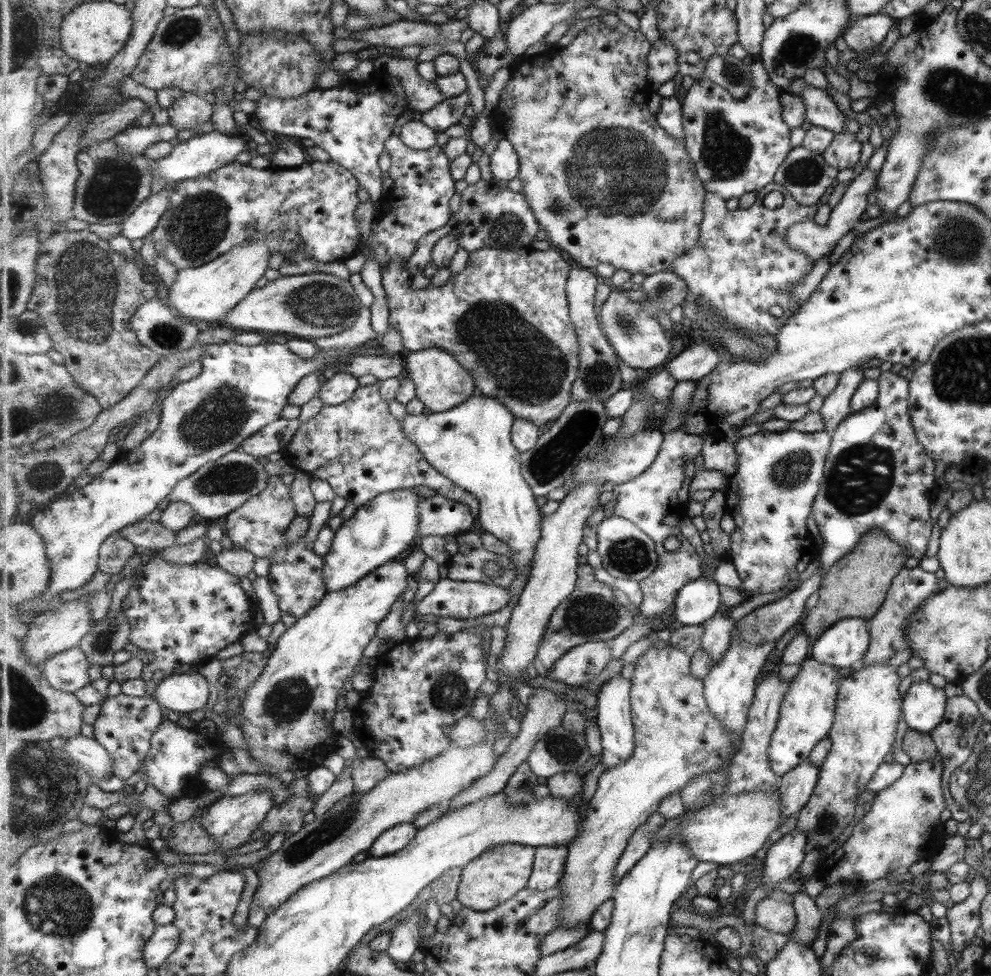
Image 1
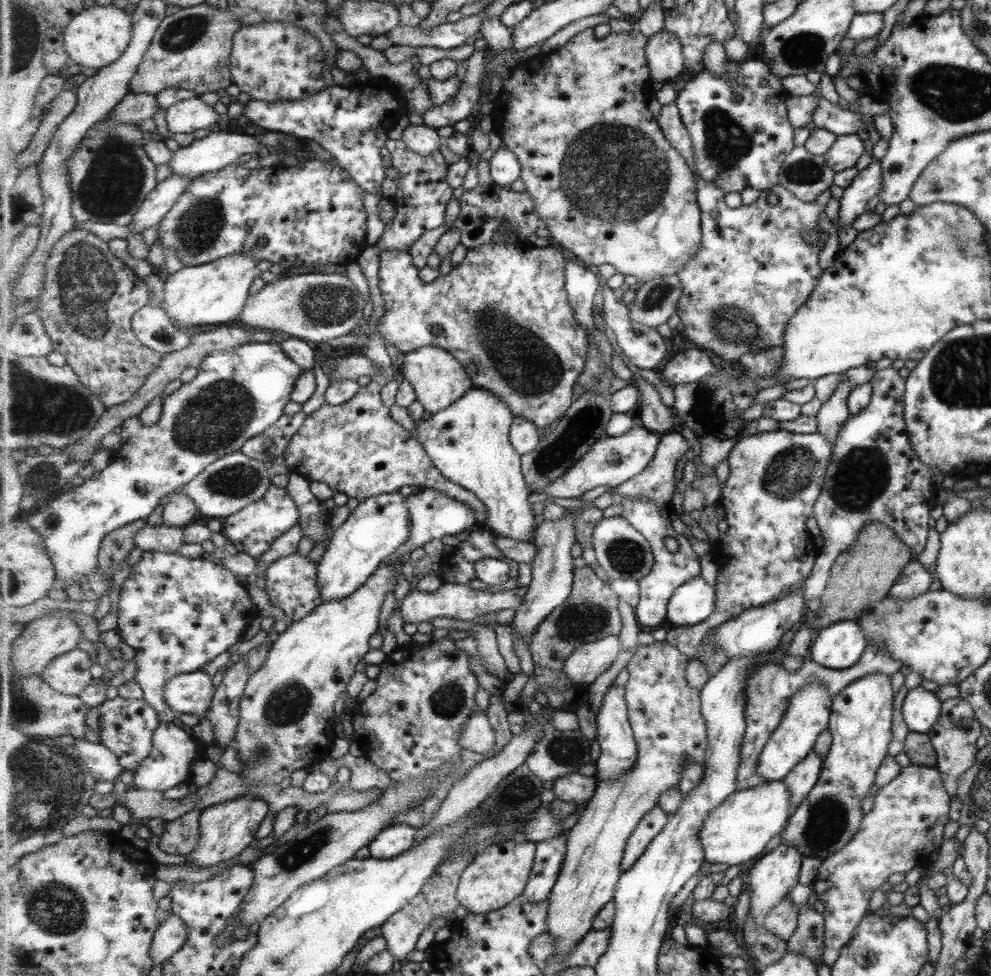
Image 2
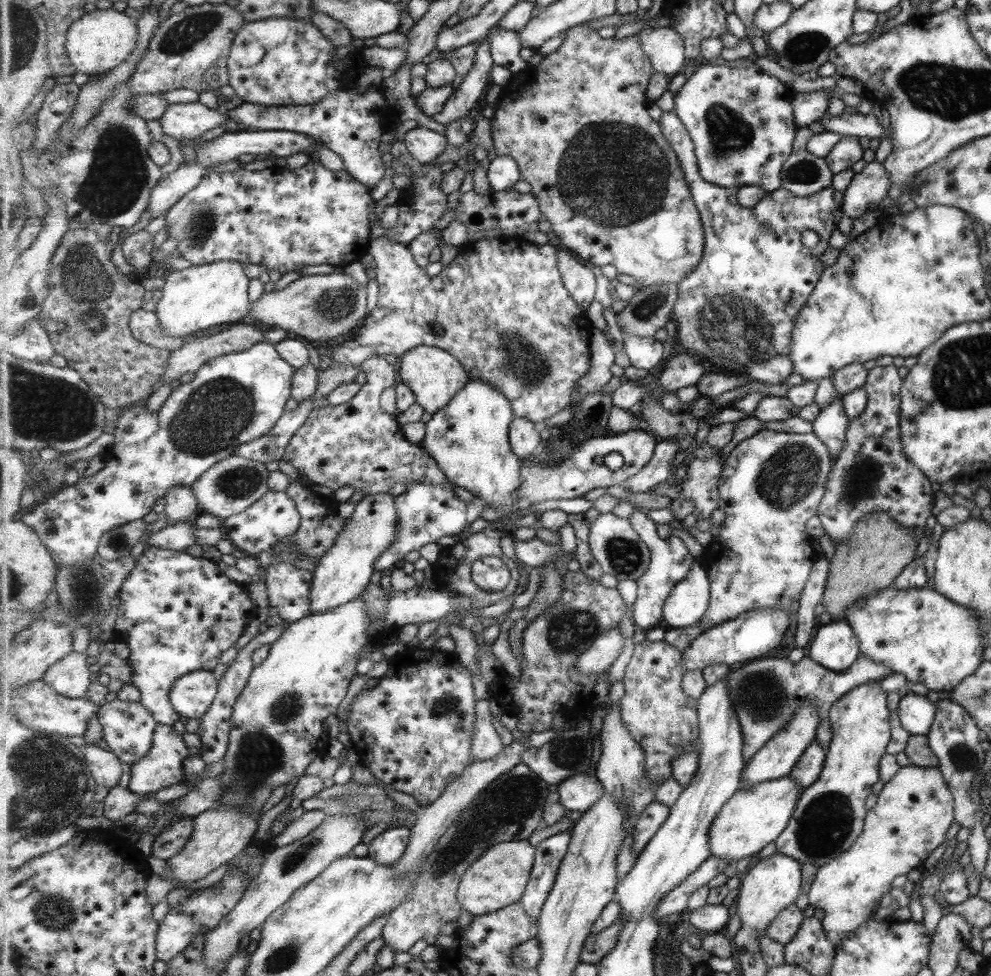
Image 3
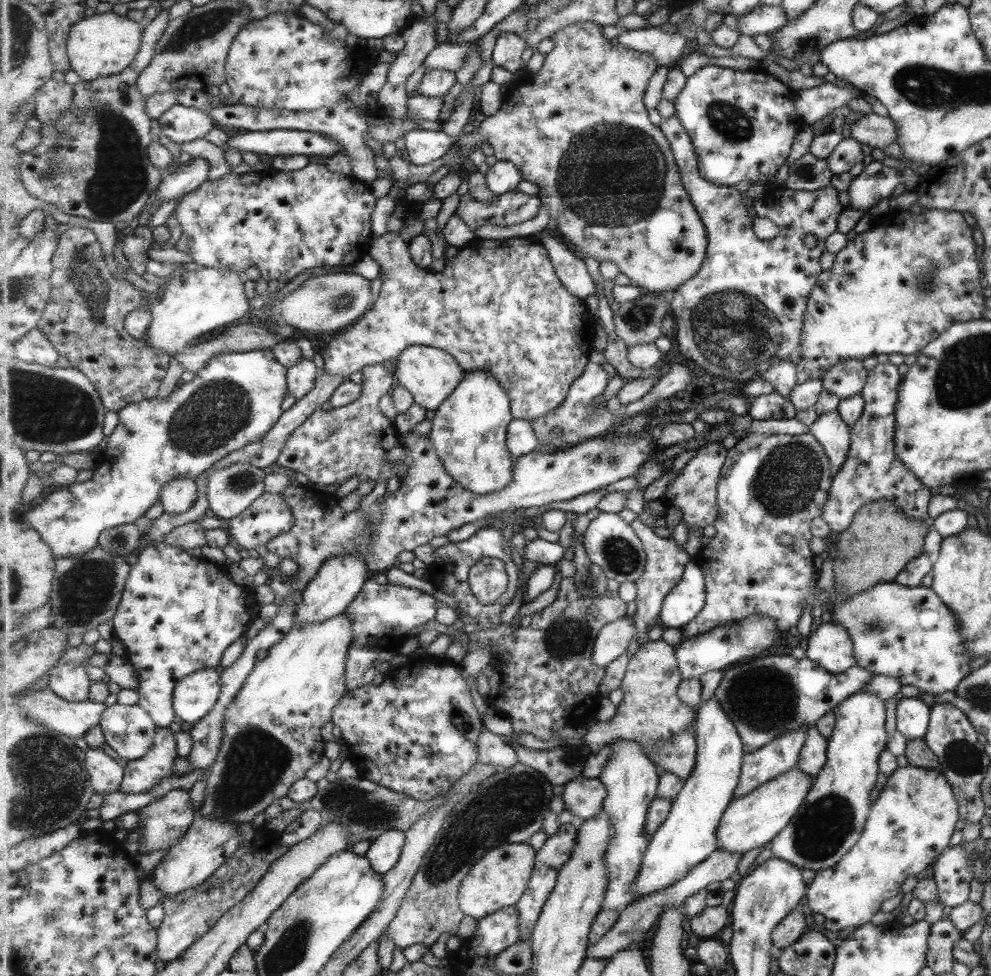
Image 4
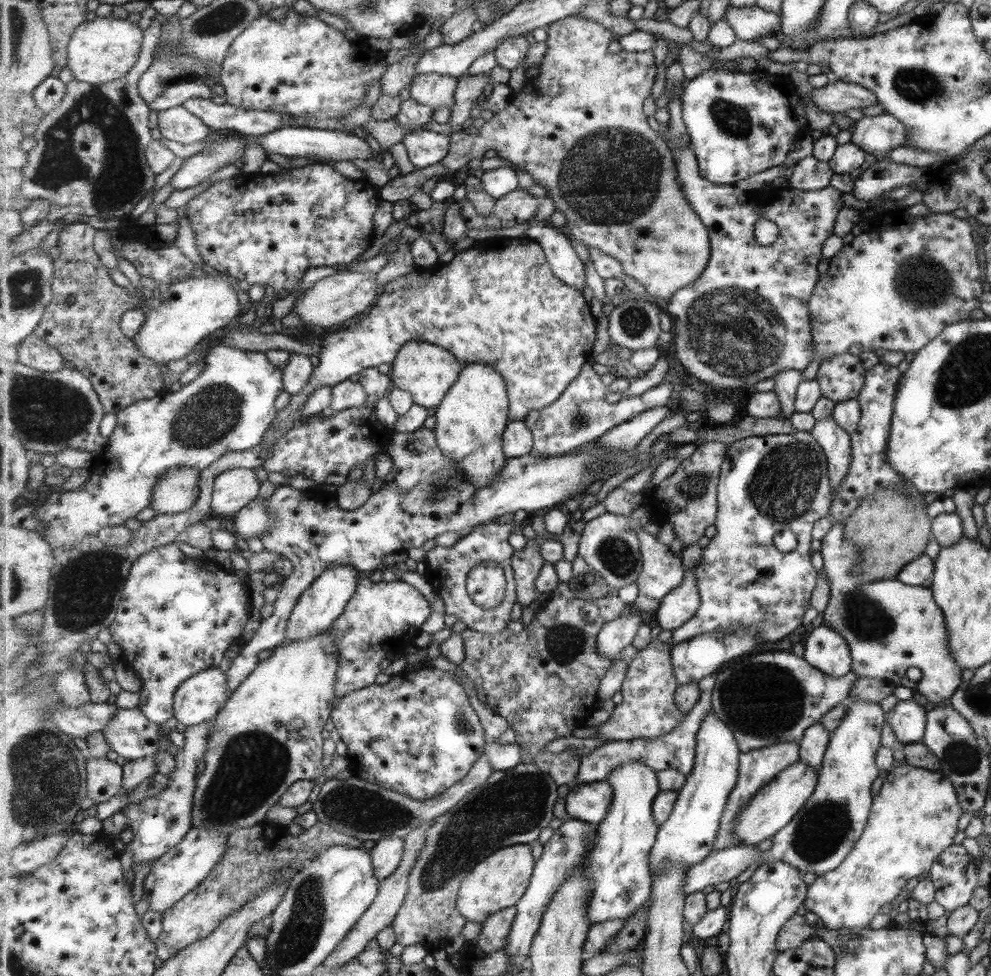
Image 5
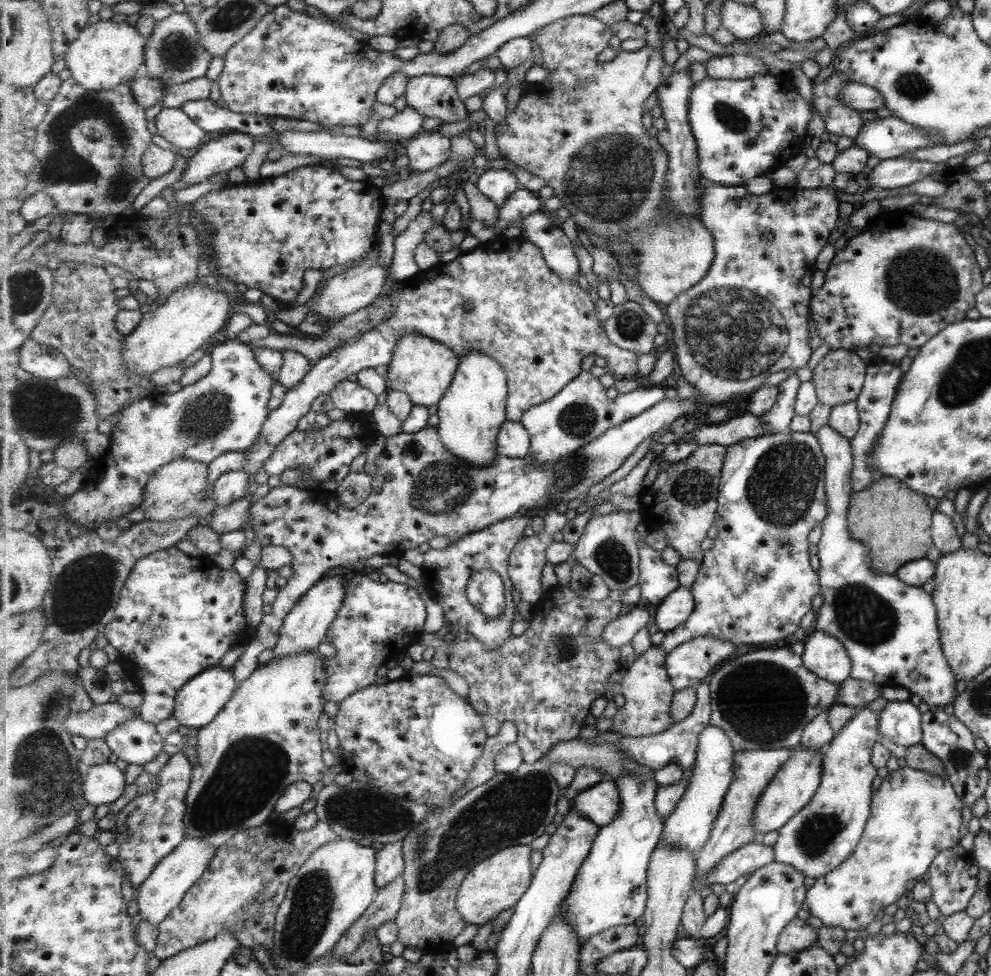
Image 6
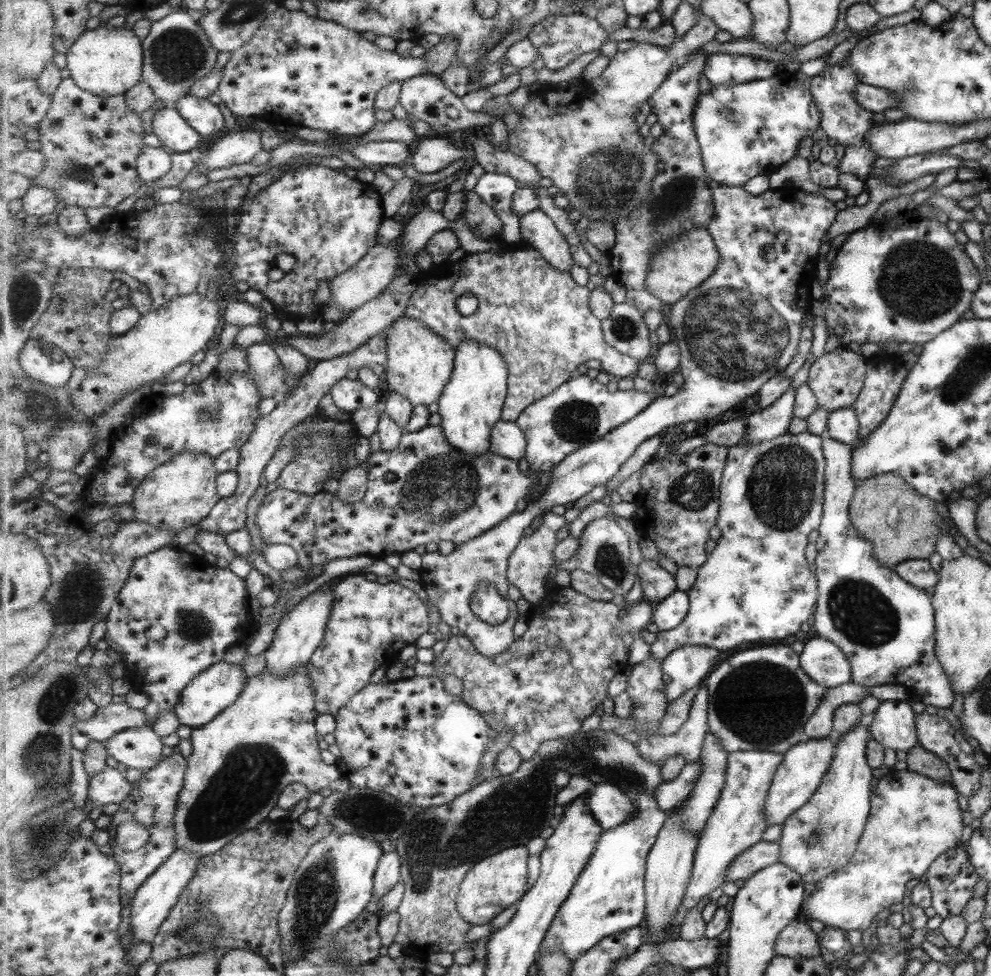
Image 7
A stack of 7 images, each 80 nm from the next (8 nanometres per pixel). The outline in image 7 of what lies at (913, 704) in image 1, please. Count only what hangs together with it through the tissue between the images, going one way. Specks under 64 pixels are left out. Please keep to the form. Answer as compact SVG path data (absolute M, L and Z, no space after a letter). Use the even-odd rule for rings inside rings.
M880 701L869 724L870 737L887 750L907 752L919 742L909 703Z

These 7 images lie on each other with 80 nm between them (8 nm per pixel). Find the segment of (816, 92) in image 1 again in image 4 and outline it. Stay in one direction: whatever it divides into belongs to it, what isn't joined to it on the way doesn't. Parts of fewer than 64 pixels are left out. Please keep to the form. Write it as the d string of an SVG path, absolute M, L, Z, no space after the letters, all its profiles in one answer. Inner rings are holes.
M875 113L866 115L851 121L848 128L851 139L857 143L866 144L871 149L883 149L895 143L895 126L888 116L879 116Z

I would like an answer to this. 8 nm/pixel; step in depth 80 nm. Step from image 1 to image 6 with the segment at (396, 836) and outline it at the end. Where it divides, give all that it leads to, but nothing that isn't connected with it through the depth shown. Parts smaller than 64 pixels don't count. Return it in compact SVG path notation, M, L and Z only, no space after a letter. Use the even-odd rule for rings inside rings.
M402 841L384 845L377 853L377 860L376 885L380 891L381 888L385 888L404 874L406 862Z

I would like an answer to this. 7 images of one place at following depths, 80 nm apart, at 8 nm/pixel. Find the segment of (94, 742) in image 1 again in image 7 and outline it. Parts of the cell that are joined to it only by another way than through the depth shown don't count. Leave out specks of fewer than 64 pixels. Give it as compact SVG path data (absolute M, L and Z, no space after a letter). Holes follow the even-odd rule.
M107 766L101 774L91 778L89 798L94 805L121 804L132 794L134 785L116 770Z

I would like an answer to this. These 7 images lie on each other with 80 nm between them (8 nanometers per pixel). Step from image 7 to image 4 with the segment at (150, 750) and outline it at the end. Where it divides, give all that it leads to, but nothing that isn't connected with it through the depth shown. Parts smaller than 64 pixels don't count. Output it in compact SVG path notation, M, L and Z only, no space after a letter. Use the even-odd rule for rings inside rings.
M116 702L108 707L101 719L100 726L106 736L106 744L114 749L121 761L131 762L144 758L154 747L158 724L149 716L149 713L141 708L141 705L123 706Z

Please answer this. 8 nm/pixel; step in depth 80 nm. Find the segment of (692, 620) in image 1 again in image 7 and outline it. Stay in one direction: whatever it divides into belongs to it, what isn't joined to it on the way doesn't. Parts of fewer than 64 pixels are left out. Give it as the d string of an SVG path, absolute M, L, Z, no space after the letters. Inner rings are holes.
M677 590L655 605L653 623L660 631L677 629L687 618L689 610L689 593Z

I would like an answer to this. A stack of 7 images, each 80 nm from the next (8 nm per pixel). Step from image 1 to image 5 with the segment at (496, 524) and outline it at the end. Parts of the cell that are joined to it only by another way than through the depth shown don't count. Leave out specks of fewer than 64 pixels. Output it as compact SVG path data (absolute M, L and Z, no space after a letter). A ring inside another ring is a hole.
M473 361L464 365L457 382L444 396L442 403L436 408L437 426L434 428L441 450L454 460L457 472L463 472L467 480L471 480L475 486L485 488L497 482L504 469L506 456L504 453L504 432L510 423L510 398L508 384L504 376L492 365L485 361Z

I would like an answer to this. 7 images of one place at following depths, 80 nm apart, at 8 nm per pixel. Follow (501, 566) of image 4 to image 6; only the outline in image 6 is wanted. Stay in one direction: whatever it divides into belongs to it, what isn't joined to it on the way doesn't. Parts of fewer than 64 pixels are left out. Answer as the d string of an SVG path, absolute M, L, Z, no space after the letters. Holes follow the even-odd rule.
M494 570L476 572L467 587L468 599L475 612L499 619L507 611L505 583Z

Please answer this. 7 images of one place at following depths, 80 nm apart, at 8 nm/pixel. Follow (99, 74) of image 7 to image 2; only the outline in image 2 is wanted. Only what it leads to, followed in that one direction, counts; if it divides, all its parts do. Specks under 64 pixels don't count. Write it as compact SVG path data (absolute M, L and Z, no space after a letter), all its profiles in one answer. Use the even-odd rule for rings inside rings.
M113 3L108 6L93 6L81 12L67 27L65 48L69 57L81 68L101 69L112 66L124 55L133 41L133 15Z

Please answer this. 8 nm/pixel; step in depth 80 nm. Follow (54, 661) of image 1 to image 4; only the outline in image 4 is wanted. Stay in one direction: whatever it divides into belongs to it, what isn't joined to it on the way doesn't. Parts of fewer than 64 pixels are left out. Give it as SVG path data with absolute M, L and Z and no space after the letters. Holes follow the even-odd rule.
M63 663L53 667L47 675L45 684L57 693L57 696L64 697L69 701L90 700L89 674L85 670L86 663L77 665L76 663Z

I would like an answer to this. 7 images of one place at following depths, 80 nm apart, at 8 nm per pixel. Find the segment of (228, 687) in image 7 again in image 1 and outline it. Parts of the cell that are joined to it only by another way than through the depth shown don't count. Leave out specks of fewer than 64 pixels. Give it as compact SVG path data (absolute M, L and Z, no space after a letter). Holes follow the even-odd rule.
M197 671L177 673L163 680L157 689L156 698L165 710L183 715L205 708L212 687L207 678Z

